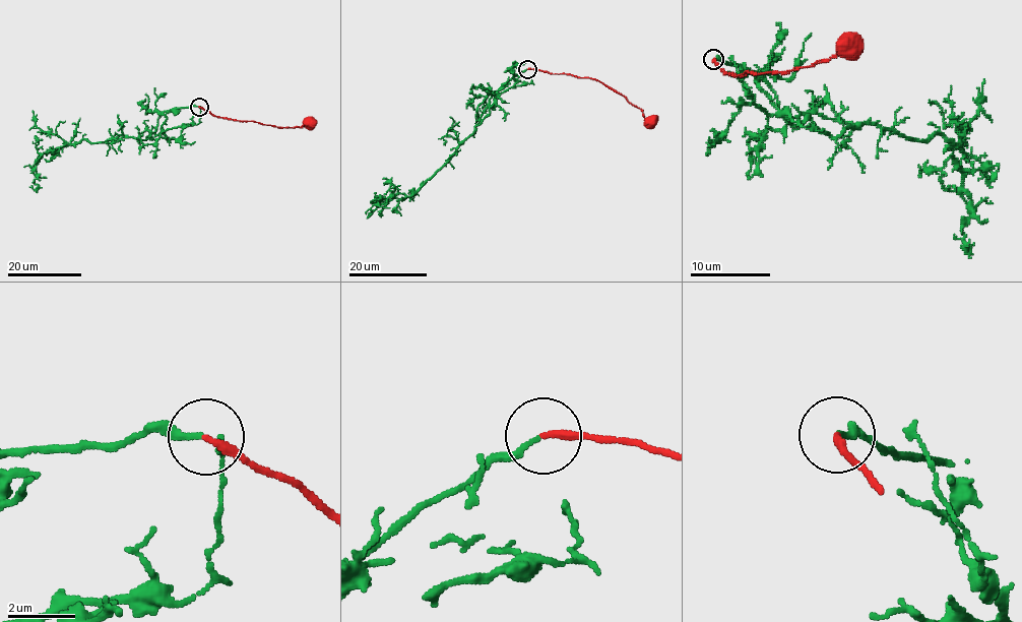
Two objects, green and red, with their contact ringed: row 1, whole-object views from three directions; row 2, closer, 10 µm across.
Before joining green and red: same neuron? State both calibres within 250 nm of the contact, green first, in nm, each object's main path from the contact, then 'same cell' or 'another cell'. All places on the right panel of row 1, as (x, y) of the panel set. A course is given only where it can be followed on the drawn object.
180/240 nm | green via (714, 58), (757, 71), (788, 117), (957, 144), (970, 252), (973, 243) | red via (714, 58), (728, 74), (786, 70), (824, 62), (842, 49), (843, 38), (854, 35) | same cell

